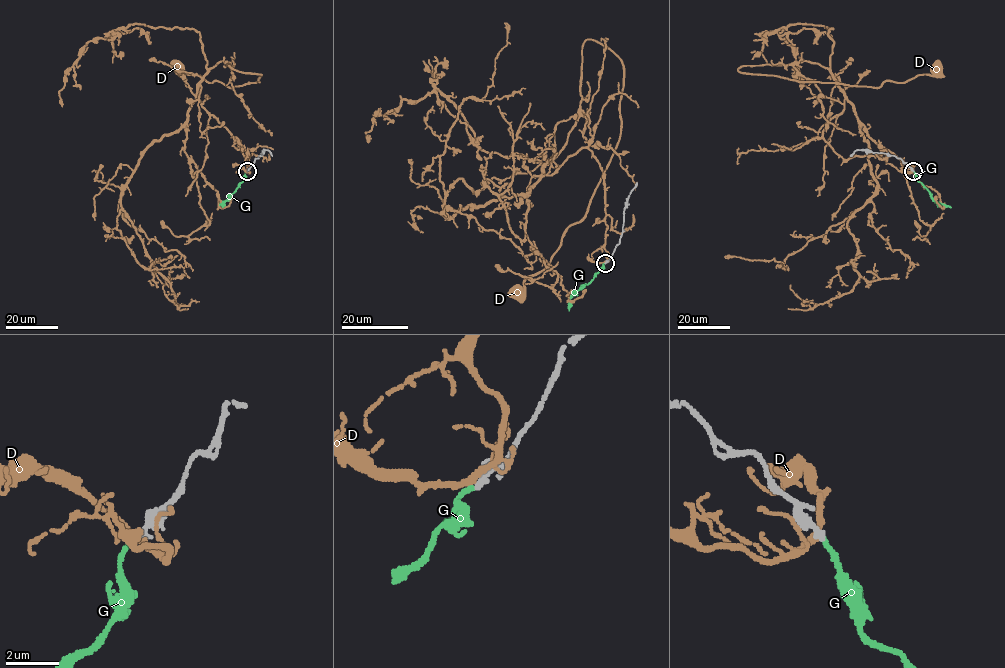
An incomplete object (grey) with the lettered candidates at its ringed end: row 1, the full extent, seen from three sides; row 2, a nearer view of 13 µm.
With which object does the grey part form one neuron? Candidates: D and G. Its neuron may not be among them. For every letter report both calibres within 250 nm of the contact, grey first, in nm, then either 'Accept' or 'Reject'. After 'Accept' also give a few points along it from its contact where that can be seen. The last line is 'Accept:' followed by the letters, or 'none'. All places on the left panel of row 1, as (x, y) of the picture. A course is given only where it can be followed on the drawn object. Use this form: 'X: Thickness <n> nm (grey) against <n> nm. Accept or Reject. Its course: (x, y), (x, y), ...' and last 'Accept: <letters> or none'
D: Thickness 320 nm (grey) against 240 nm. Reject
G: Thickness 280 nm (grey) against 170 nm. Accept. Its course: (246, 171), (244, 179), (218, 207)
Accept: G

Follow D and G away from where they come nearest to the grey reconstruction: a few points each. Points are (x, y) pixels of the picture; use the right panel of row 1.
D: (913, 171), (836, 153), (823, 130), (845, 97), (827, 69), (805, 61), (737, 69), (875, 87), (937, 69)
G: (913, 171), (936, 202), (951, 207)

